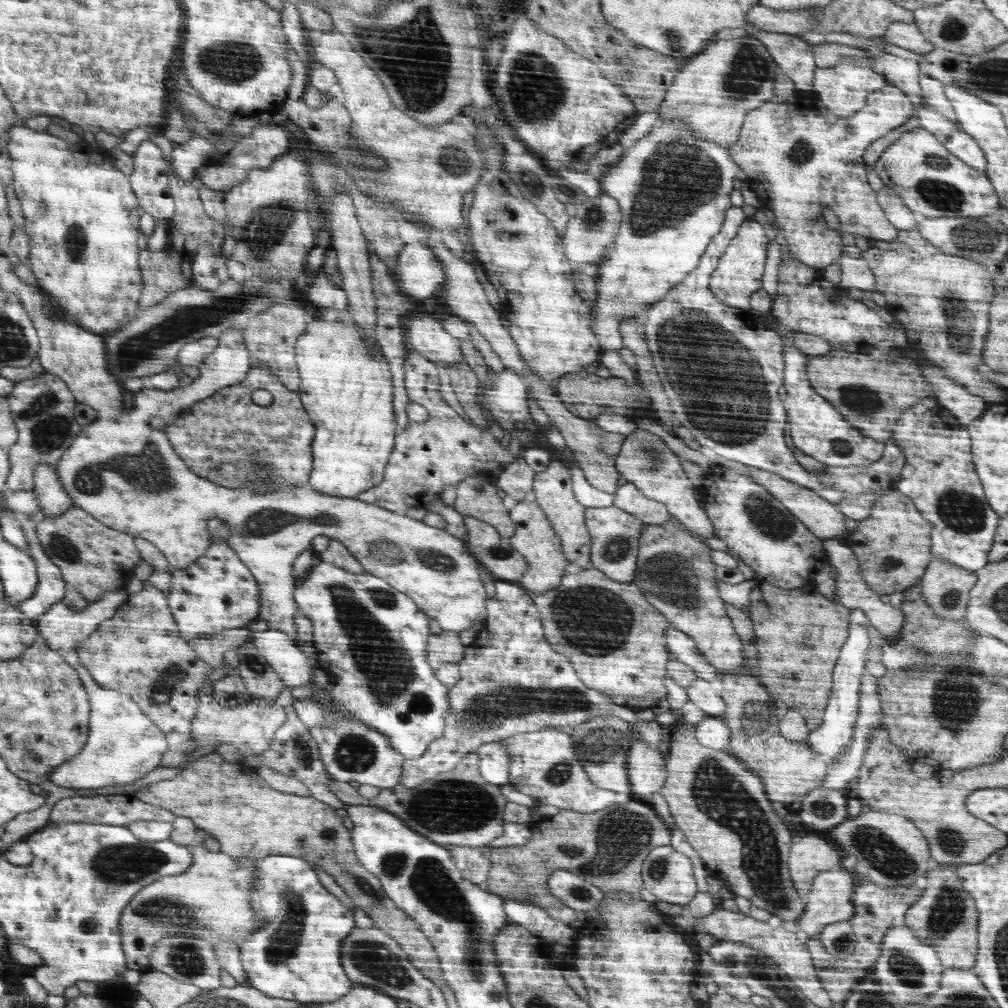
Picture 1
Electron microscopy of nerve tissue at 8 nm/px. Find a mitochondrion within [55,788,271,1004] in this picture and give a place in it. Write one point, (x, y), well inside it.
(118, 866)

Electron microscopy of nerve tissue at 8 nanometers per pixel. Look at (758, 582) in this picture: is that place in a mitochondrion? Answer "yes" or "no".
no

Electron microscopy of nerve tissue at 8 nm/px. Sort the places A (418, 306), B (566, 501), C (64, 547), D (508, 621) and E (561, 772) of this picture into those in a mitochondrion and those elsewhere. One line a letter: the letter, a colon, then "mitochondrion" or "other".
A: other
B: other
C: mitochondrion
D: other
E: mitochondrion

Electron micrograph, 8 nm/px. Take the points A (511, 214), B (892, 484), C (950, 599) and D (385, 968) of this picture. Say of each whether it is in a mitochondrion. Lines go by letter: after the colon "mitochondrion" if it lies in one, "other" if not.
A: other
B: other
C: mitochondrion
D: mitochondrion

